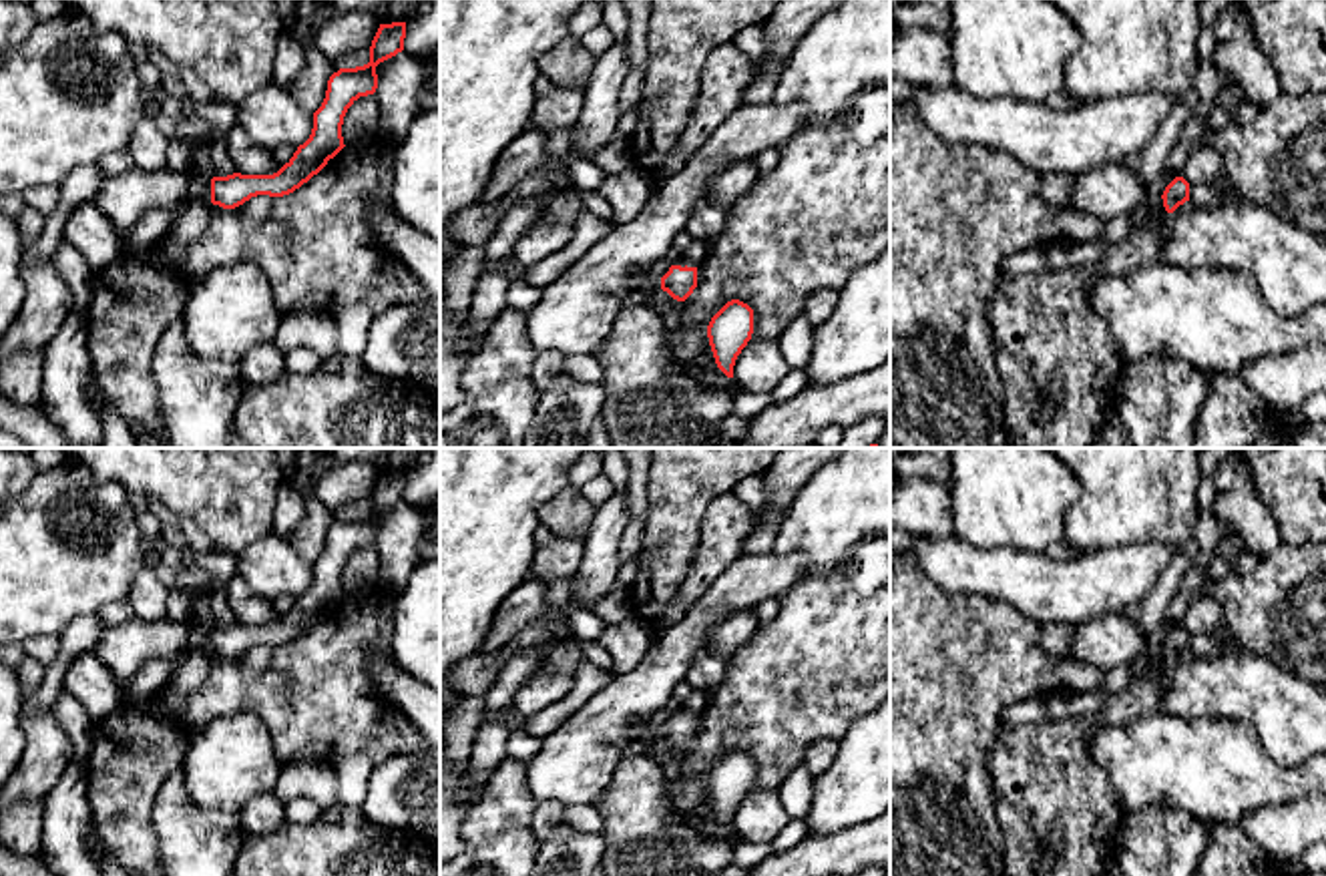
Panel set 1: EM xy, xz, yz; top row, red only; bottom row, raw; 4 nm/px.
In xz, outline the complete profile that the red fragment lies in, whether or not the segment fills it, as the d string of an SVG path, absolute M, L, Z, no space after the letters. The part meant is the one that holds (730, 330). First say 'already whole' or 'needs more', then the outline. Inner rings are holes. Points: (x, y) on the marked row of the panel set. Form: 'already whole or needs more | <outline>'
already whole | M727 301L709 321L707 338L717 368L733 378L733 366L753 334L753 309L739 301Z

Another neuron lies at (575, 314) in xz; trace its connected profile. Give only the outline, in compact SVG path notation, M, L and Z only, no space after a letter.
M739 104L677 173L655 185L633 221L611 227L542 291L526 313L532 352L591 354L609 336L633 279L673 253L675 235L715 175L765 149L782 149L804 125L802 104Z

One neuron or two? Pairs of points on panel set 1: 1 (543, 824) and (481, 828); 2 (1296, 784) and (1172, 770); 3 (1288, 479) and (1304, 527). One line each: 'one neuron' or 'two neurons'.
1: two neurons
2: one neuron
3: one neuron

